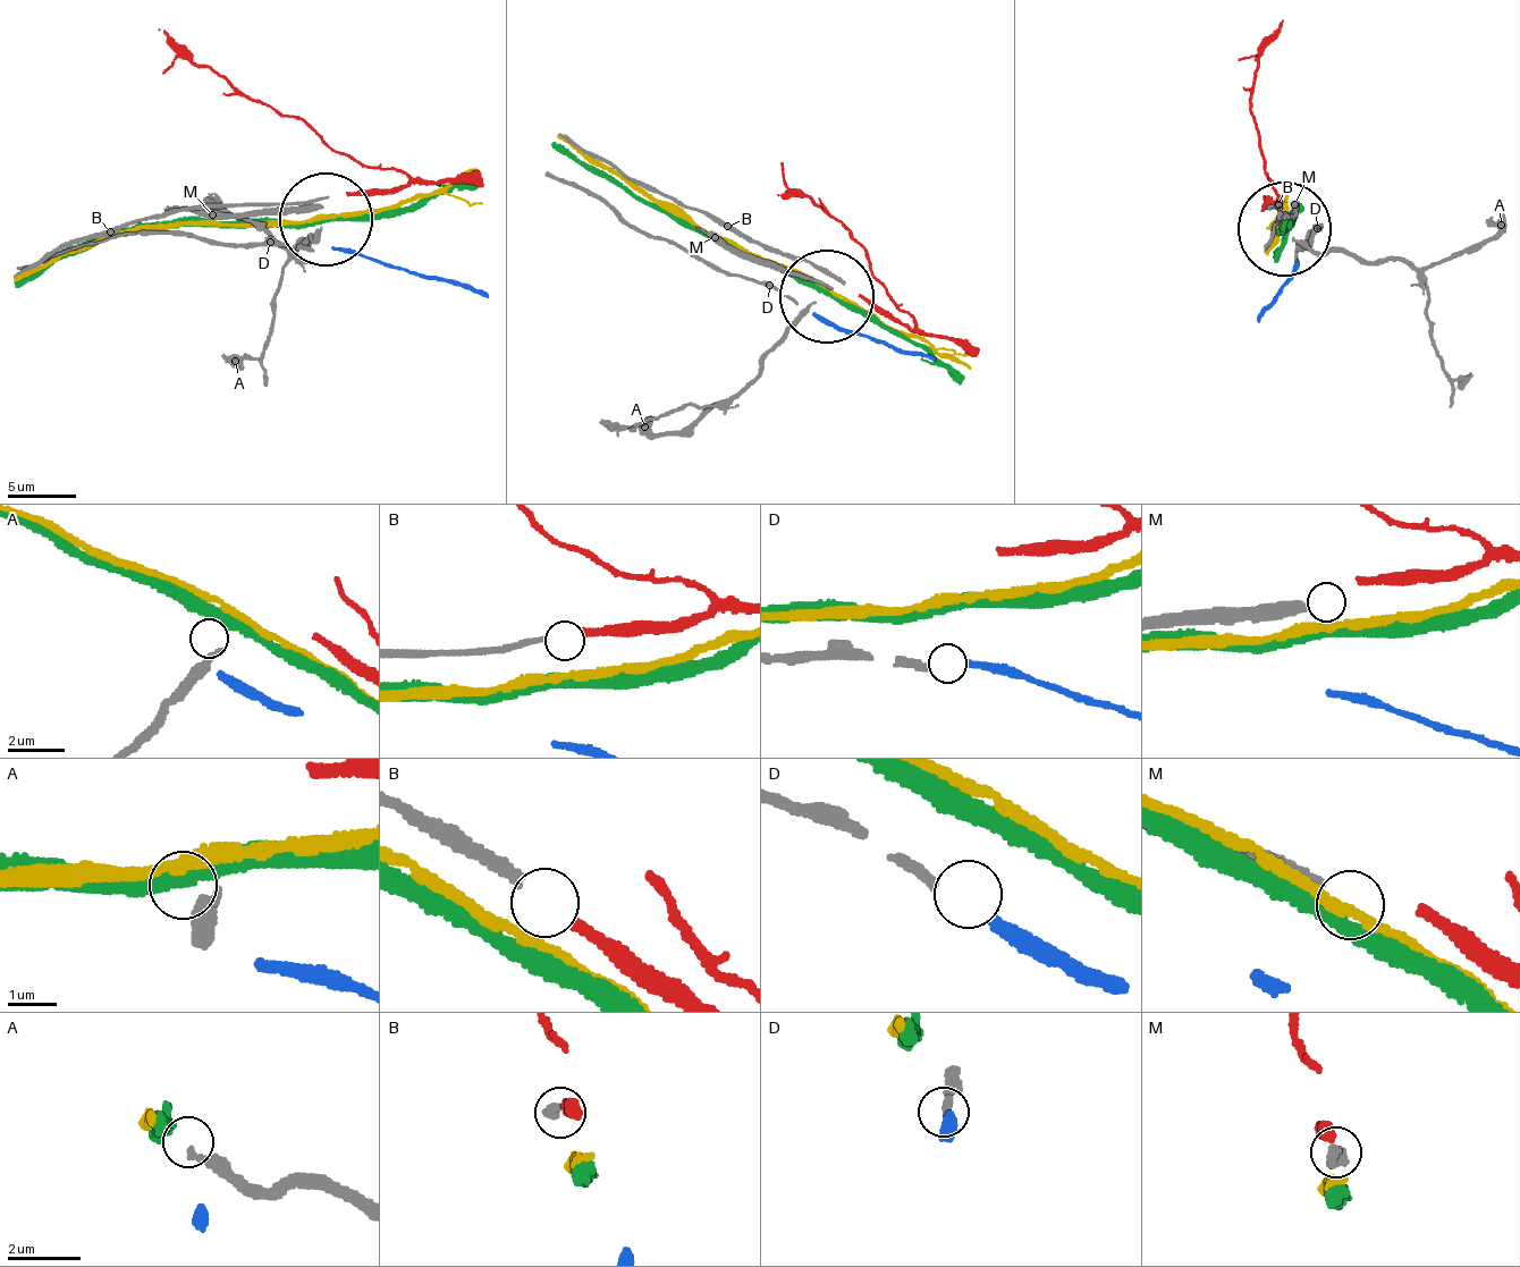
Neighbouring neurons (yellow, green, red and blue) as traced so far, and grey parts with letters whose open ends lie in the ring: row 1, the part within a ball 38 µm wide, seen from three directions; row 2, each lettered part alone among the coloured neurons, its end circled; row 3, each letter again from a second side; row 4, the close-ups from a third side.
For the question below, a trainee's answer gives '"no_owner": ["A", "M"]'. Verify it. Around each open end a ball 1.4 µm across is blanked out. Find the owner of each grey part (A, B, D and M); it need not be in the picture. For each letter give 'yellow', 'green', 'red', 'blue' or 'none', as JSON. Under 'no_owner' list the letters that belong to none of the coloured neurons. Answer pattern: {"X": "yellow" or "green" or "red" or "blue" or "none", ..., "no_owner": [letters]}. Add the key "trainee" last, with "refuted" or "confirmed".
{"A": "none", "B": "red", "D": "blue", "M": "none", "no_owner": ["A", "M"], "trainee": "confirmed"}

